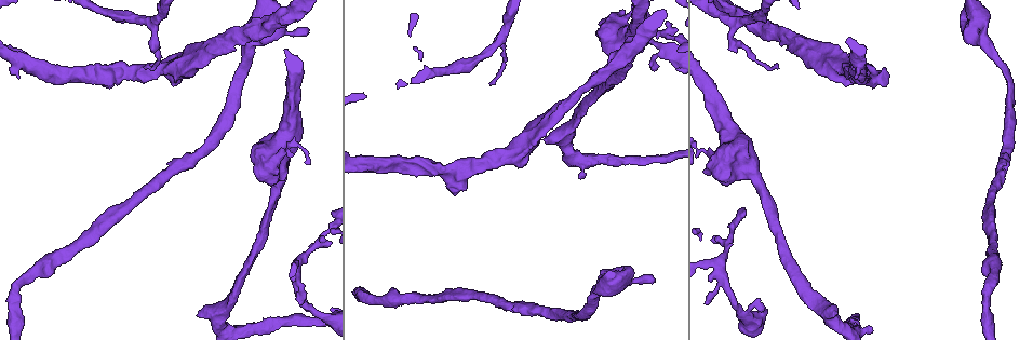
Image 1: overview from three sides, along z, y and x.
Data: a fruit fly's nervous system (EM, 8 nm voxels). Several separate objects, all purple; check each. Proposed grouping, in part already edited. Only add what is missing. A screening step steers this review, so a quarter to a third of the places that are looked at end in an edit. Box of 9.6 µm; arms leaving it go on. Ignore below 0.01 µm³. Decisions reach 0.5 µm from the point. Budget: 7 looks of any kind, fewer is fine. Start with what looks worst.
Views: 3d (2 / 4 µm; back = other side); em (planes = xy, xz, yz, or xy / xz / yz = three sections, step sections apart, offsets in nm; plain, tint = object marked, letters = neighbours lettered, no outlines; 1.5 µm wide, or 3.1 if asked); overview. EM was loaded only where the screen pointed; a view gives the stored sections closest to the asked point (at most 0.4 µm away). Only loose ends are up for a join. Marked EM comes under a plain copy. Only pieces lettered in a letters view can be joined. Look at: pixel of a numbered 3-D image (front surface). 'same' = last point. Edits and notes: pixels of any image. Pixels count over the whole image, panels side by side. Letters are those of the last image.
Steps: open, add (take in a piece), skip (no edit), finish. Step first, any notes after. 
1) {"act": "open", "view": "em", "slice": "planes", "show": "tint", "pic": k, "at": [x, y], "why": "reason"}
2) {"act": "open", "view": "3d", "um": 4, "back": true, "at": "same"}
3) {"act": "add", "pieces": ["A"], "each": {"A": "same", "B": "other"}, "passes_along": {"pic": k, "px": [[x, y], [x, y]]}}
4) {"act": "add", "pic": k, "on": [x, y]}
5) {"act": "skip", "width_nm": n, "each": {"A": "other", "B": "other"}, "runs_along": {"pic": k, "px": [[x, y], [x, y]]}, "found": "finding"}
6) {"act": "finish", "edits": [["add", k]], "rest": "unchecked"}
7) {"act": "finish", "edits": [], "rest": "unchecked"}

{"act": "open", "view": "em", "slice": "planes", "show": "letters", "pic": 1, "at": [143, 67], "why": "branch stops here"}

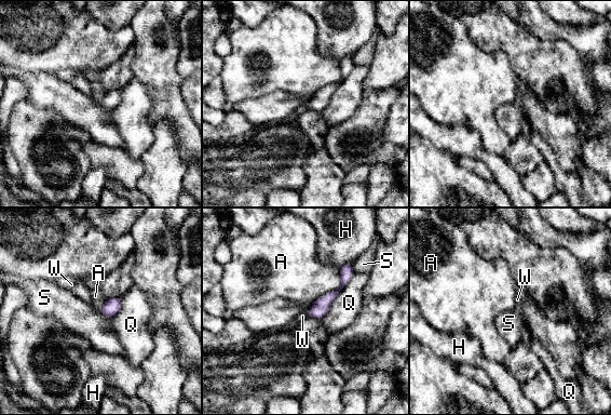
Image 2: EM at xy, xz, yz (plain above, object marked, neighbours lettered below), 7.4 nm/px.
{"act": "add", "pieces": ["W"], "width_nm": 120, "each": {"A": "other", "H": "other", "Q": "other", "S": "other", "W": "same"}, "passes_along": {"pic": 2, "px": [[321, 306], [307, 315], [302, 316]]}, "found": "it goes on there"}

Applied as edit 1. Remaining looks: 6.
{"act": "open", "view": "overview", "why": "see it whole again"}

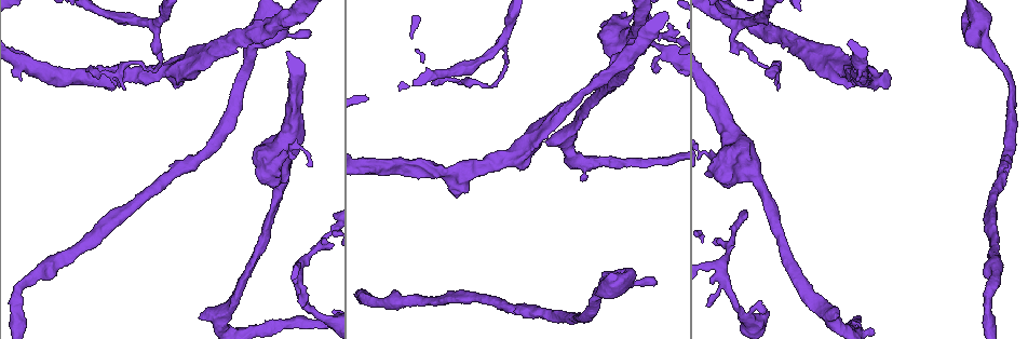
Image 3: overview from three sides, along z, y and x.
{"act": "open", "view": "em", "slice": "planes", "show": "tint", "pic": 3, "at": [304, 304], "why": "free end"}

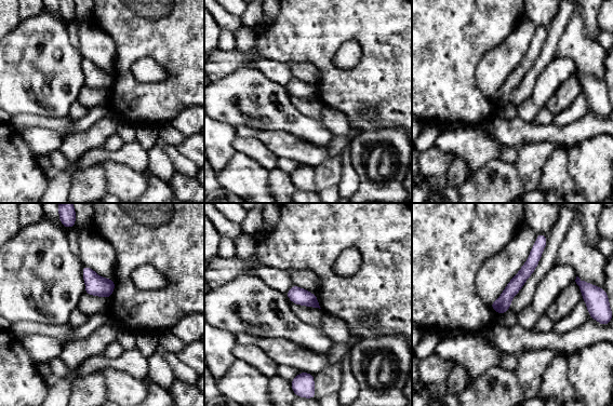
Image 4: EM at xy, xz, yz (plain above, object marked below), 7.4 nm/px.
{"act": "open", "view": "em", "slice": "planes", "show": "letters", "at": "same", "why": "see the neighbours"}

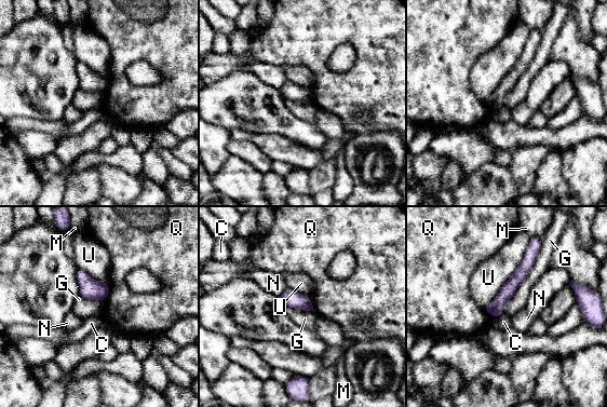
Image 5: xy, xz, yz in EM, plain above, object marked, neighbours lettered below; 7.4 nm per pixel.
{"act": "skip", "each": {"C": "other", "G": "other", "M": "other", "N": "other", "Q": "other", "U": "other"}, "border": {"pic": 5, "px": [[109, 283], [109, 292], [104, 301]]}, "found": "no lettered piece goes on from it"}

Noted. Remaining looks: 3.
{"act": "open", "view": "em", "slice": "yz", "step": 8, "show": "letters", "pic": 3, "at": [655, 283], "why": "branch stops here"}

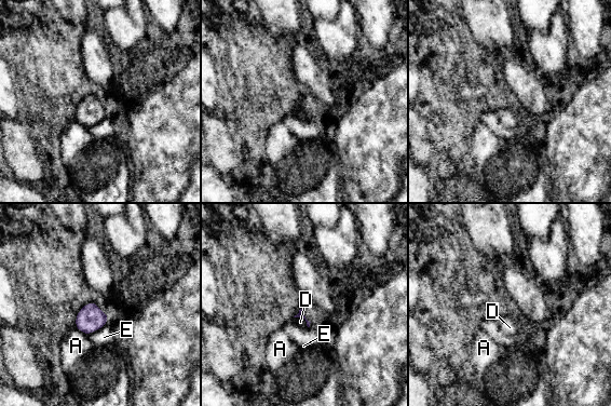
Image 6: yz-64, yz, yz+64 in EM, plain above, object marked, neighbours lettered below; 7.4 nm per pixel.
{"act": "skip", "each": {"A": "other", "D": "other", "E": "other"}, "border": {"pic": 6, "px": [[294, 316], [301, 316], [308, 326]]}, "found": "no lettered piece goes on from it"}

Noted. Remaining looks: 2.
{"act": "finish", "edits": [["add", 2]], "rest": "unchecked"}

